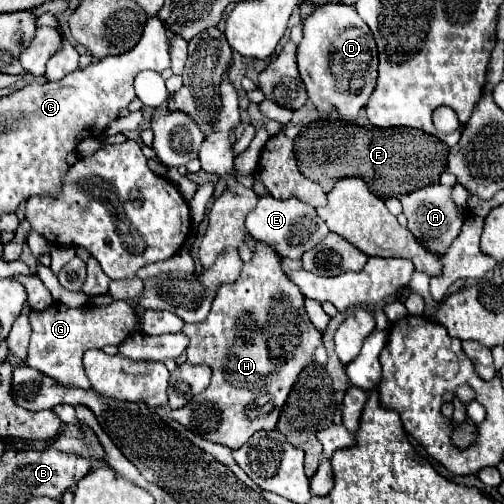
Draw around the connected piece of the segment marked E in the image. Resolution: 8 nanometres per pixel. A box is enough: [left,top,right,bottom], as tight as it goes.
[245,194,329,258]

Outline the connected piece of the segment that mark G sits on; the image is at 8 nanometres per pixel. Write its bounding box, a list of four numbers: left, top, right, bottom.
[27,302,135,390]

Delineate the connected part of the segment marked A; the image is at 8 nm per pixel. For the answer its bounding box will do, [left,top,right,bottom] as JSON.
[401,184,465,256]

